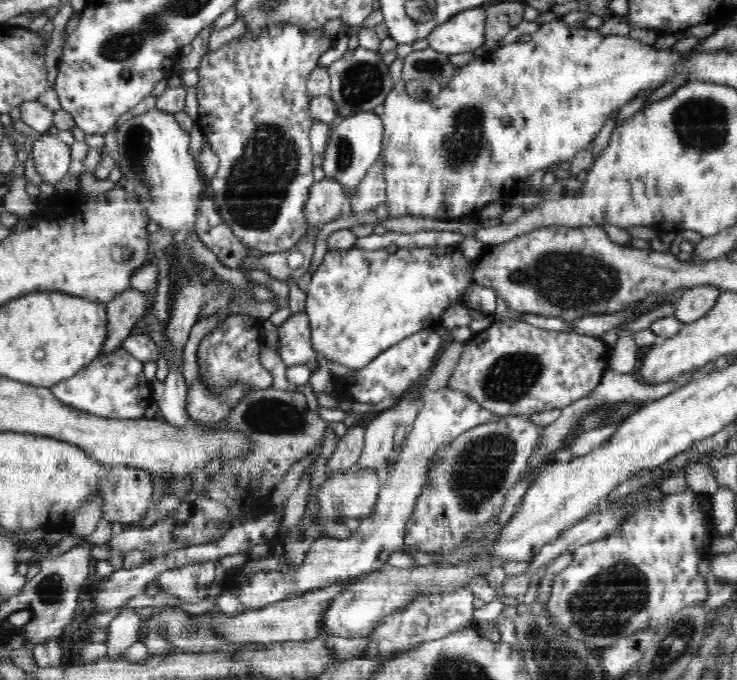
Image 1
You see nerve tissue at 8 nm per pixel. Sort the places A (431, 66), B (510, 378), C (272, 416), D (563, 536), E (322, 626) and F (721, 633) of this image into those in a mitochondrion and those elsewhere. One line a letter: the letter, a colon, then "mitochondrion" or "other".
A: mitochondrion
B: mitochondrion
C: mitochondrion
D: other
E: other
F: mitochondrion

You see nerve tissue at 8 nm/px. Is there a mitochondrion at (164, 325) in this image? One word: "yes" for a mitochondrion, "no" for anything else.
no

